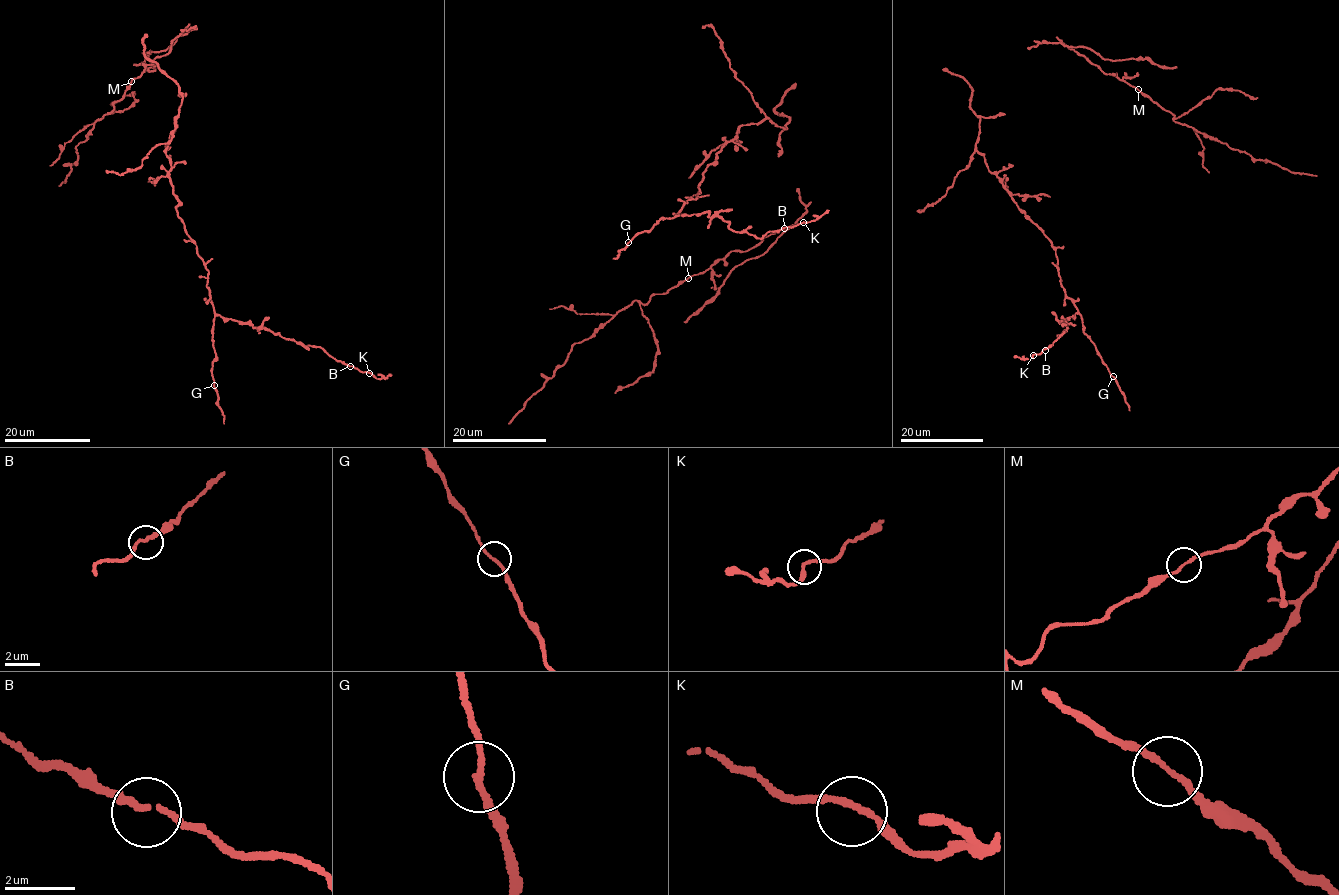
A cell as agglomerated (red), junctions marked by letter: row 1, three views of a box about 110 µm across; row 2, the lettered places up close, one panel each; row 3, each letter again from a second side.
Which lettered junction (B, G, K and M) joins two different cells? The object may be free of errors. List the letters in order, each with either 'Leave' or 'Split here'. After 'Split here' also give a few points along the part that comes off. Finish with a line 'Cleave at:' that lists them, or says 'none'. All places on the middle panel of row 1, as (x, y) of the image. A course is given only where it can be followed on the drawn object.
B: Leave
G: Leave
K: Leave
M: Leave
Cleave at: none

